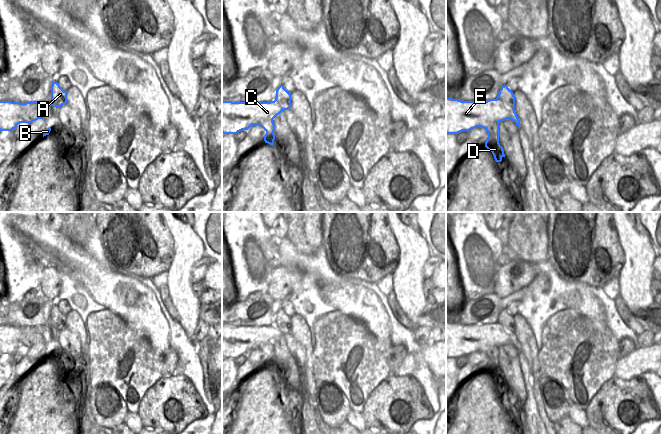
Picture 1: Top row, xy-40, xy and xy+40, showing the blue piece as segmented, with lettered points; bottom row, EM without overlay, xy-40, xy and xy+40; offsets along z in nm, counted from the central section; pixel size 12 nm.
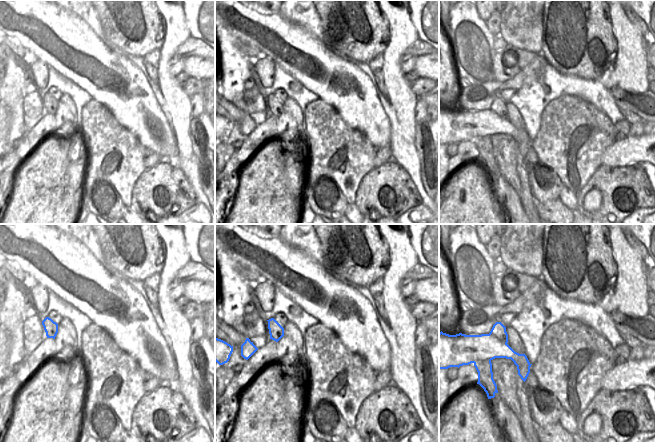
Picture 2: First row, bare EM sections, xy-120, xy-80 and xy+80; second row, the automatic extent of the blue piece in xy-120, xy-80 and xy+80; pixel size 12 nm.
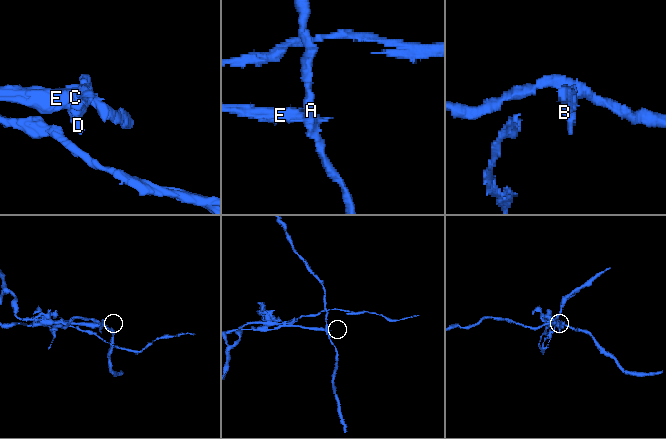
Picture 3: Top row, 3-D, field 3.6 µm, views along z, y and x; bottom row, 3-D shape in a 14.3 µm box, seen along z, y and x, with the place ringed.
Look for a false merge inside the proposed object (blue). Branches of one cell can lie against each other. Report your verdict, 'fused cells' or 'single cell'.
fused cells

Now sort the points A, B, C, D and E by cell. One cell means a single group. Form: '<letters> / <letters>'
A / B C D E

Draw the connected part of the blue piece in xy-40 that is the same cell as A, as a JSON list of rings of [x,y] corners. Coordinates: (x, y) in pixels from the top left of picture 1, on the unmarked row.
[[[52,306],[51,310],[51,329],[61,331],[67,327],[67,316],[64,315],[57,306]]]

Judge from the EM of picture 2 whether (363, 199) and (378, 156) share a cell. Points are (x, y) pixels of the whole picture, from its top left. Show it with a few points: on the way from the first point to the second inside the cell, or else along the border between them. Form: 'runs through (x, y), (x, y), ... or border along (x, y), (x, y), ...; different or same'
border along (388, 161), (375, 167); different

